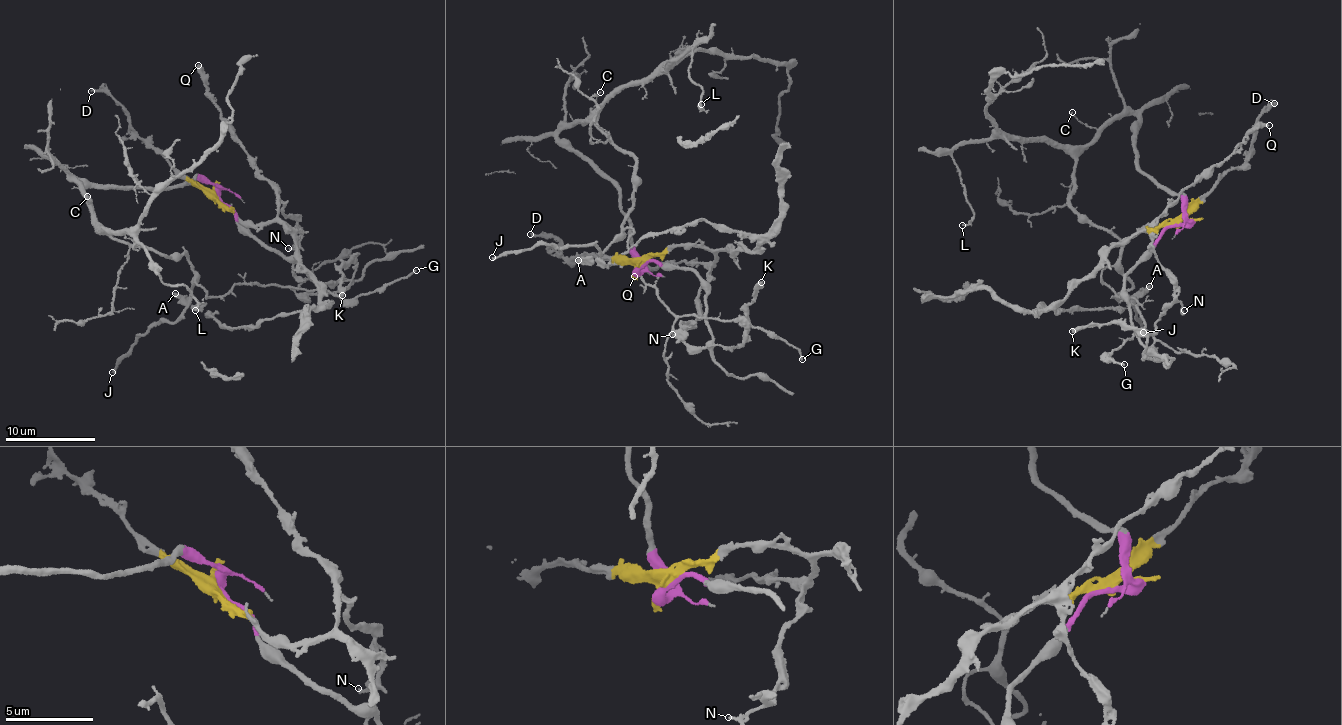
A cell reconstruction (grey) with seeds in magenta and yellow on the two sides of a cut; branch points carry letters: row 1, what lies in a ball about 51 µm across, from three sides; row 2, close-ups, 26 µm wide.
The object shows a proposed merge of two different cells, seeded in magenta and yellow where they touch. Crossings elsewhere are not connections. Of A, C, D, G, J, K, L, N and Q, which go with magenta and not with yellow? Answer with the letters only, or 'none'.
C, G, J, K, L

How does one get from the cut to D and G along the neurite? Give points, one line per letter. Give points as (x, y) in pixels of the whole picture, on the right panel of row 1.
D: (1181, 222), (1225, 173), (1247, 160), (1252, 137), (1262, 113), (1275, 103)
G: (1180, 223), (1165, 230), (1122, 278), (1146, 357), (1157, 354), (1149, 334), (1138, 332), (1106, 359), (1125, 364)

